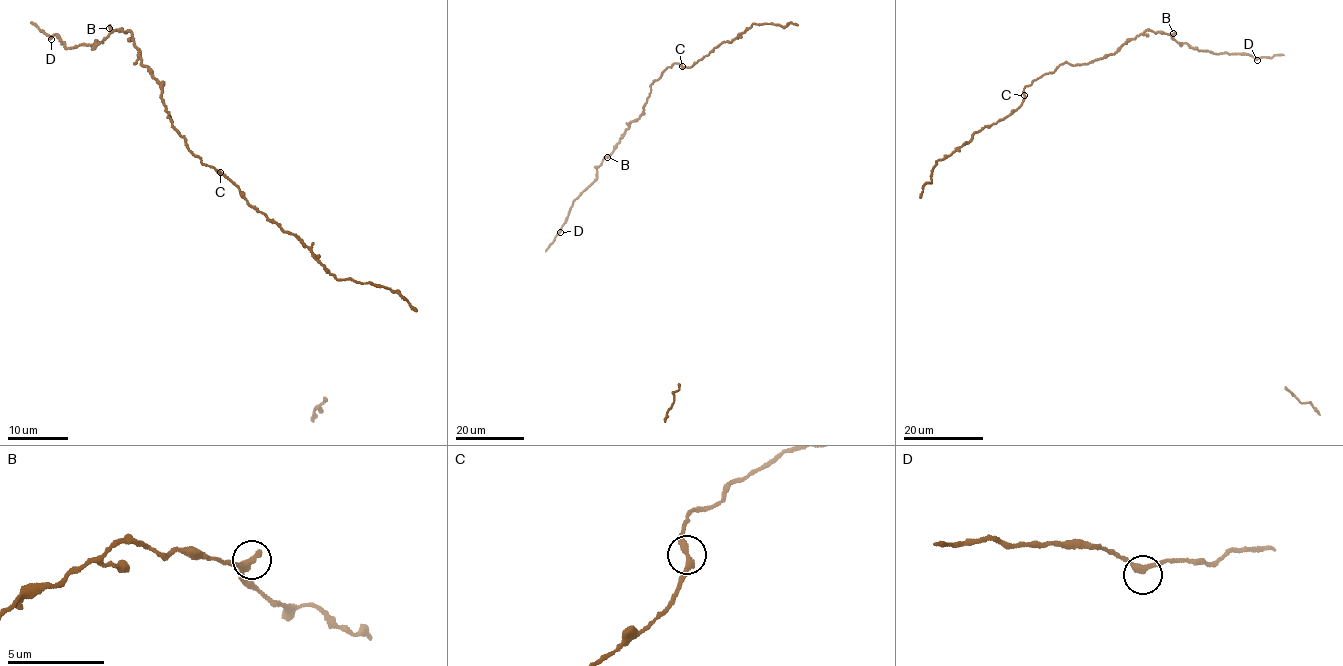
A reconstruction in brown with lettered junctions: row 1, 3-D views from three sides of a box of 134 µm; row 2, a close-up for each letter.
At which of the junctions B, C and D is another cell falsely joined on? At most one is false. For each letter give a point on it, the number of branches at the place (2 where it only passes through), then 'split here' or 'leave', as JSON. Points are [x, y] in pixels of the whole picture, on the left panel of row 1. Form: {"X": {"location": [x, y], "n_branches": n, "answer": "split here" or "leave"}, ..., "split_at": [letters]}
{"B": {"location": [109, 28], "n_branches": 2, "answer": "leave"}, "C": {"location": [220, 172], "n_branches": 2, "answer": "leave"}, "D": {"location": [51, 39], "n_branches": 2, "answer": "leave"}, "split_at": []}

